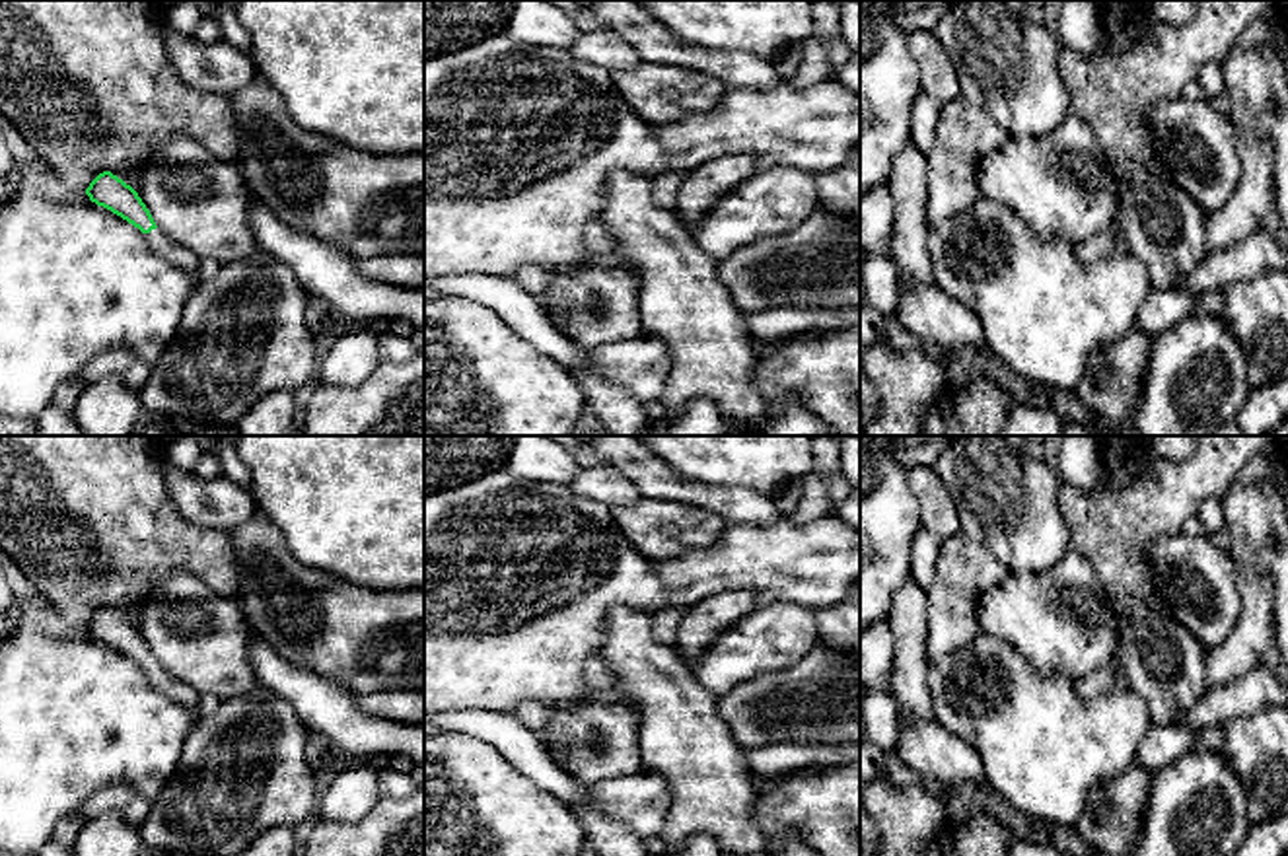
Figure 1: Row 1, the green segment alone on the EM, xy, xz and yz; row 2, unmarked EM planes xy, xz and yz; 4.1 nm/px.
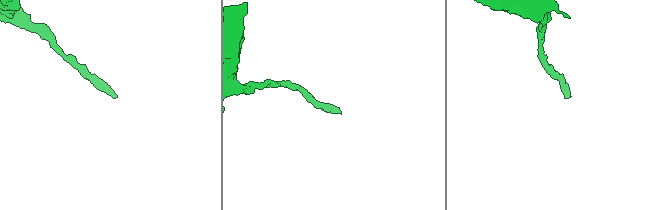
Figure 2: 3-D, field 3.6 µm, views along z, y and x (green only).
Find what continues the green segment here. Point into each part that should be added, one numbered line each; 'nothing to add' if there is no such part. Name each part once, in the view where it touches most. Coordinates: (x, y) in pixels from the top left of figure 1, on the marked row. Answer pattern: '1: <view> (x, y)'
1: xy (158, 242)

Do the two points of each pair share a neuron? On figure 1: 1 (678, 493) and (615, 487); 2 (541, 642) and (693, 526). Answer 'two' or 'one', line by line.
1: two
2: two

